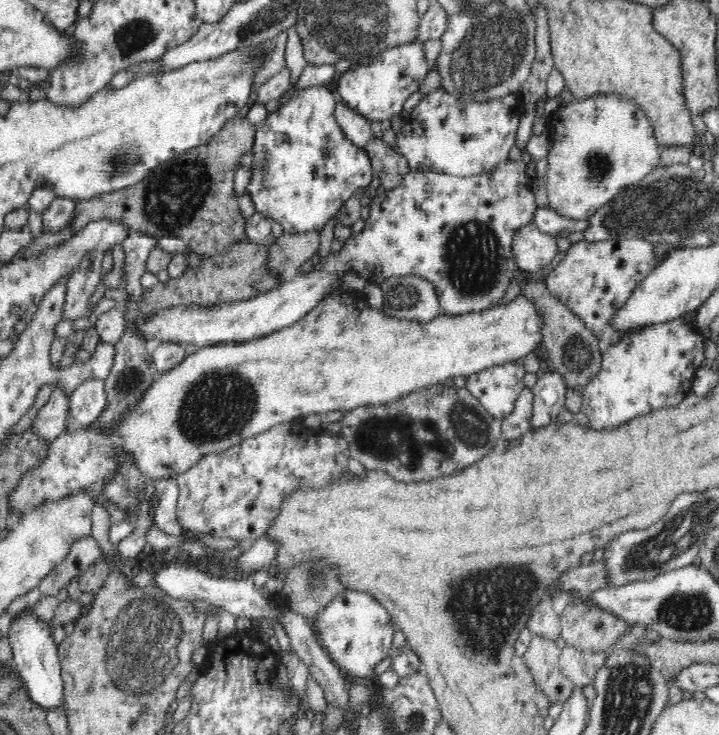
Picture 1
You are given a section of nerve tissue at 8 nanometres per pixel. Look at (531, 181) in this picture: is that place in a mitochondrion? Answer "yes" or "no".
no

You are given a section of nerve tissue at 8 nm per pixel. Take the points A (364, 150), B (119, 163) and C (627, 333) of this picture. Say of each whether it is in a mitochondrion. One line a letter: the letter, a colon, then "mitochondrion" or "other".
A: other
B: mitochondrion
C: other

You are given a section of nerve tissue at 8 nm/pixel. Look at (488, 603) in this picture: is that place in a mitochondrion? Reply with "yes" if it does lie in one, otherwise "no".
yes

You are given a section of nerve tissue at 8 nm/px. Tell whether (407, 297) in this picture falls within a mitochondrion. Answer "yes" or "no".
yes

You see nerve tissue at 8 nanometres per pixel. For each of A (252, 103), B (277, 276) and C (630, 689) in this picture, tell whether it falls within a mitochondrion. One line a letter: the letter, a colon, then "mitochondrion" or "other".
A: other
B: other
C: mitochondrion

